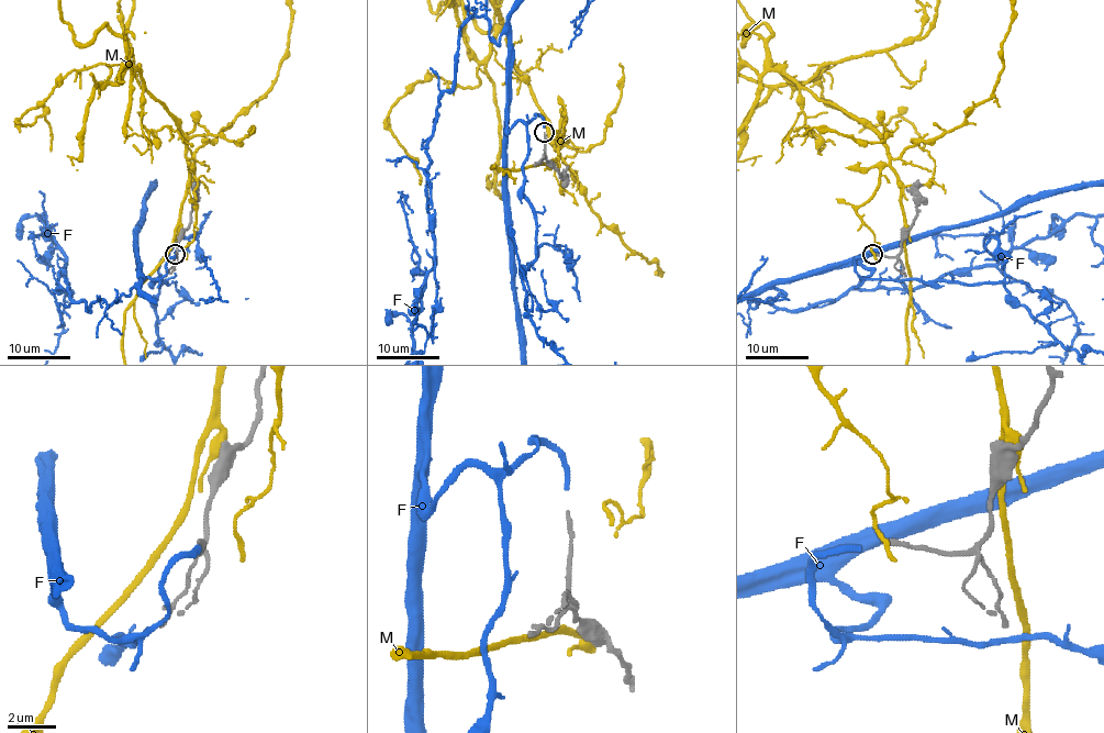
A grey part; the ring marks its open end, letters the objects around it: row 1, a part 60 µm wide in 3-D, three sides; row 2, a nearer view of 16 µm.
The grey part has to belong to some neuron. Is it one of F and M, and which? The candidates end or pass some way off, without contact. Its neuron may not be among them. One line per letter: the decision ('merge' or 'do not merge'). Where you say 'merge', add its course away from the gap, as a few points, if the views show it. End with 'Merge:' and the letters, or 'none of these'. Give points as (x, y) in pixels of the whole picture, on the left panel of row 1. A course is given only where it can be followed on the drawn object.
F: do not merge
M: do not merge
Merge: none of these

